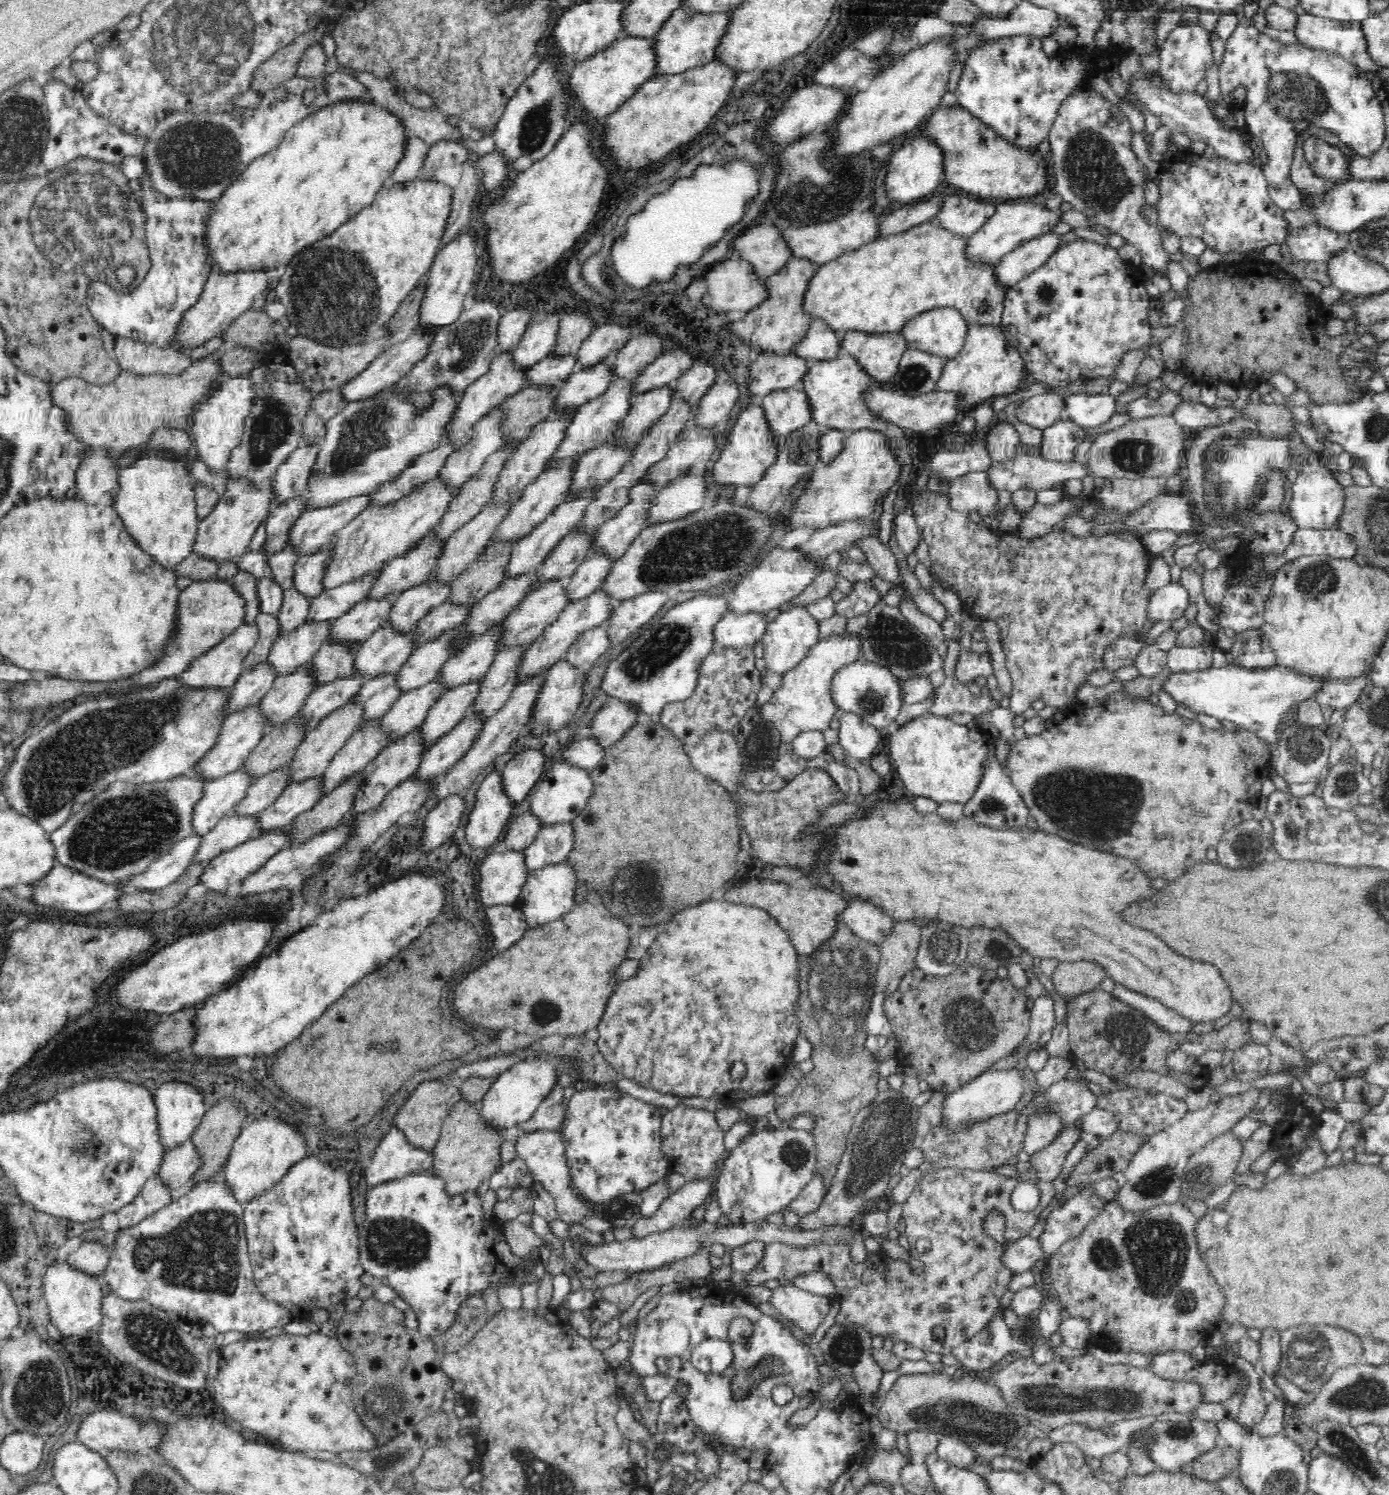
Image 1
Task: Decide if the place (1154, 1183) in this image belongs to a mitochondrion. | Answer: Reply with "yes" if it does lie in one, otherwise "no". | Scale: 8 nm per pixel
yes

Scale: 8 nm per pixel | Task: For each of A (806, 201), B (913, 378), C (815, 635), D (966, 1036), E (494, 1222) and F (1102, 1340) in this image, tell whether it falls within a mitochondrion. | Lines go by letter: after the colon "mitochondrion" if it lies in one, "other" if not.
A: mitochondrion
B: mitochondrion
C: other
D: mitochondrion
E: other
F: other

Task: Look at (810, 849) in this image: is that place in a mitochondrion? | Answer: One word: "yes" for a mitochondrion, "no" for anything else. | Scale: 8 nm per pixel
yes

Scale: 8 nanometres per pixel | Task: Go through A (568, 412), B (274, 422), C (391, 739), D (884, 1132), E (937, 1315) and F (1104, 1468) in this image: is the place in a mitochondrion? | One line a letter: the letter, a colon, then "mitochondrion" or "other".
A: other
B: mitochondrion
C: other
D: mitochondrion
E: other
F: other

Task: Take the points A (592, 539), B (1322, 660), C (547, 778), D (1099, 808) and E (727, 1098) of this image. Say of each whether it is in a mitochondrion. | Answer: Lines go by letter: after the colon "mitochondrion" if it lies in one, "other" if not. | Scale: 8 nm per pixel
A: other
B: other
C: other
D: mitochondrion
E: other

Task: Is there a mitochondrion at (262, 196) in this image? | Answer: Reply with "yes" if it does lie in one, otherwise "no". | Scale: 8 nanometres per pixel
no

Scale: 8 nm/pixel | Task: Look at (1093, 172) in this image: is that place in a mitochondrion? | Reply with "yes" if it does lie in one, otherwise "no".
yes

